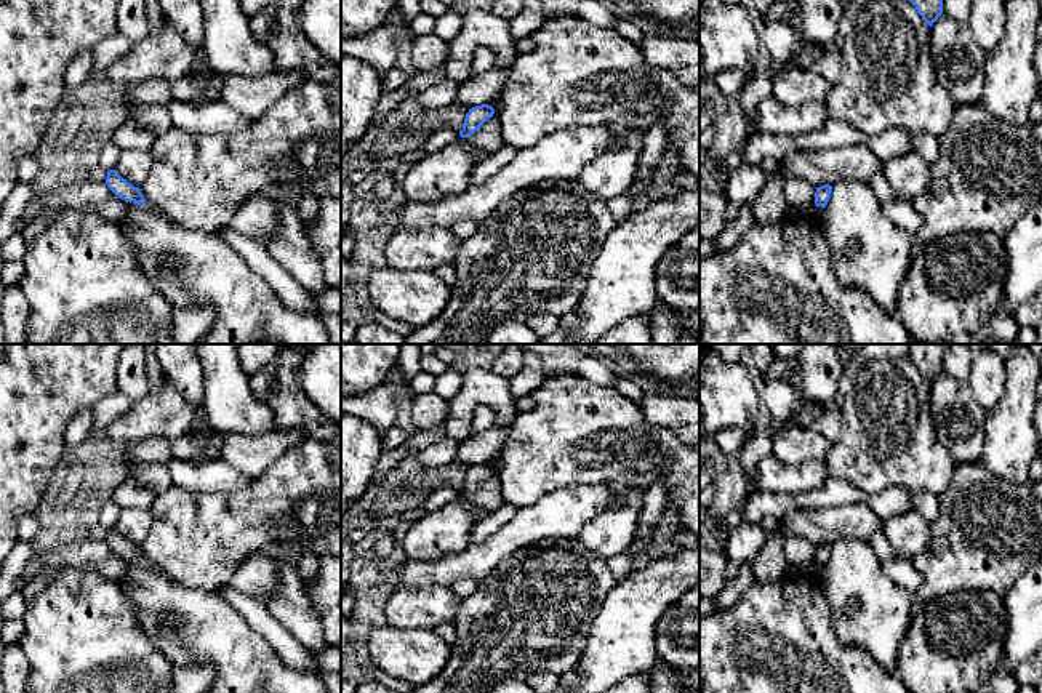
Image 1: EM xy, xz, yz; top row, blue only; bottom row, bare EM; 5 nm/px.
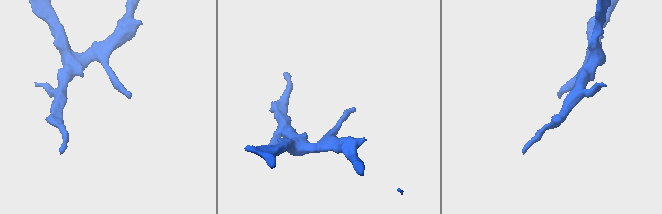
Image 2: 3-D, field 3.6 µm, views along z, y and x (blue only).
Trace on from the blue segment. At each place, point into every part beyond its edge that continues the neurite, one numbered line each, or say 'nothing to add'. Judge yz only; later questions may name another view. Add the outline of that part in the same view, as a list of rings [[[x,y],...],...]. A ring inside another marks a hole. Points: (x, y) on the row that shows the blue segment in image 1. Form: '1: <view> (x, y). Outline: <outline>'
nothing to add

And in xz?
nothing to add

